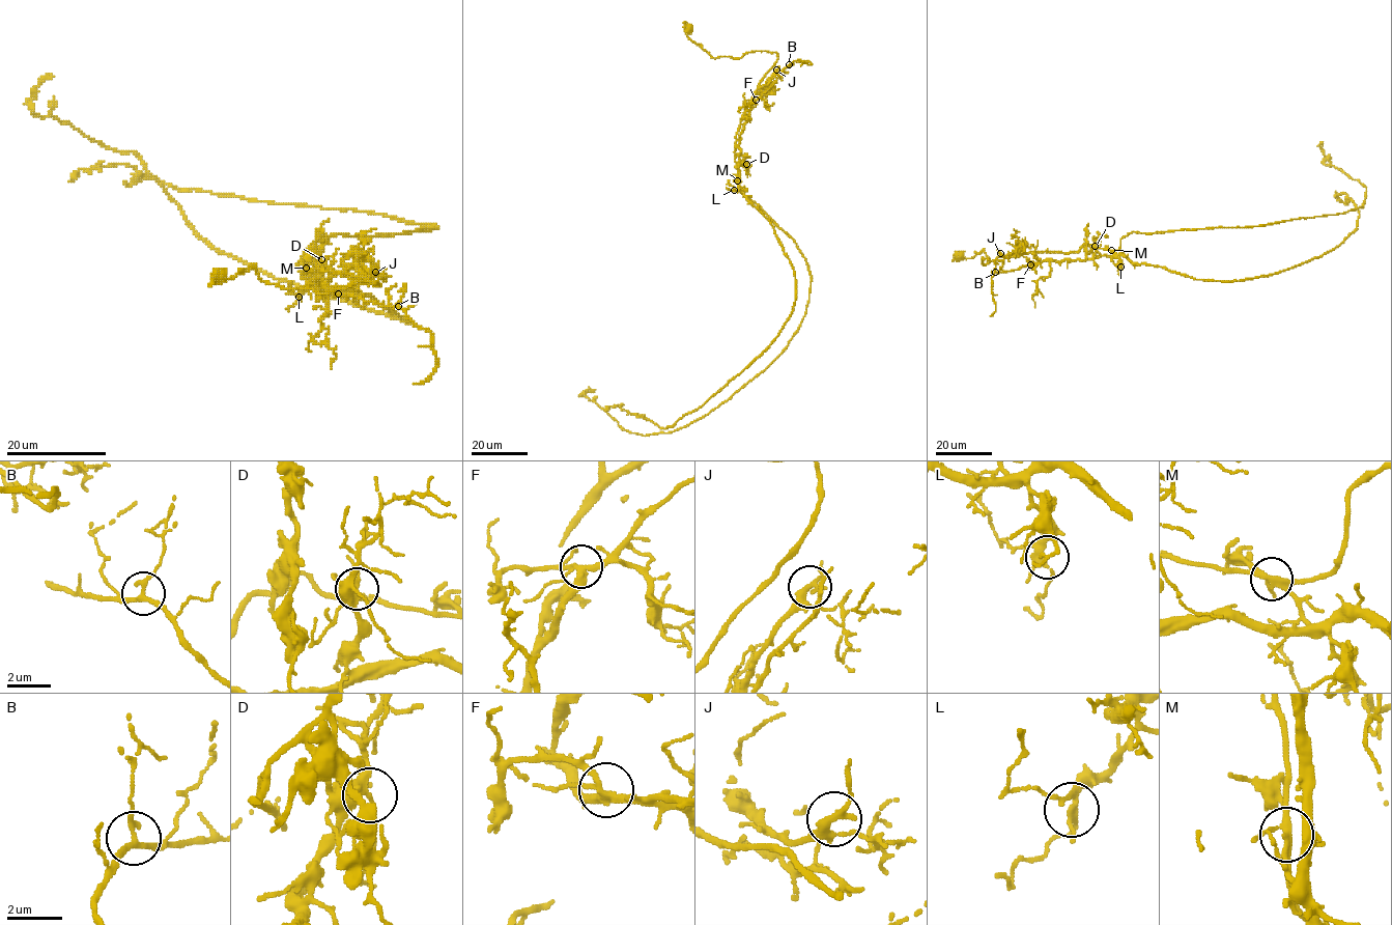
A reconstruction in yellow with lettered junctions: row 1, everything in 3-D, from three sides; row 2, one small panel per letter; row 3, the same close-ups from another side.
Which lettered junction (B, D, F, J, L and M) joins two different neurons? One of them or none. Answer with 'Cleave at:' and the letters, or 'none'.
Cleave at: M

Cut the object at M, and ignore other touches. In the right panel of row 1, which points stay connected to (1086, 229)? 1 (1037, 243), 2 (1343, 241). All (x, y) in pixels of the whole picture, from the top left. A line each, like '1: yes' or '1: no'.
1: no
2: no

